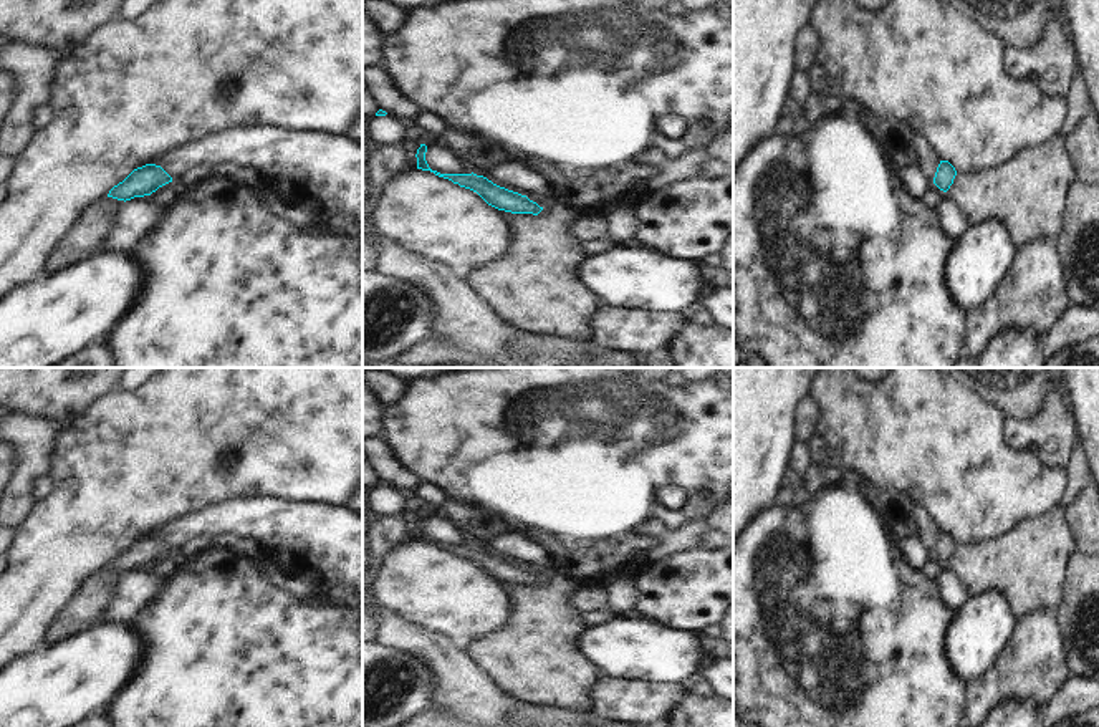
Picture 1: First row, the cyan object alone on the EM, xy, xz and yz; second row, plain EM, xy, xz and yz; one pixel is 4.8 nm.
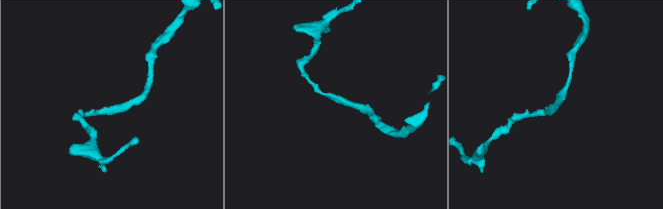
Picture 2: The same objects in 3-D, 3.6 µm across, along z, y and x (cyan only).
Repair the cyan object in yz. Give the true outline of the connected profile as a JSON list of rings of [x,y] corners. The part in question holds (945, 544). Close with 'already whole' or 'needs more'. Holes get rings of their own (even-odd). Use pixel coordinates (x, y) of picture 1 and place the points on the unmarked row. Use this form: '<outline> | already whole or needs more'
[[[940,532],[933,548],[933,555],[940,561],[947,563],[950,556],[953,555],[955,546],[957,546],[955,538],[948,532]]] | already whole

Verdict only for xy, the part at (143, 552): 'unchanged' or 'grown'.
unchanged

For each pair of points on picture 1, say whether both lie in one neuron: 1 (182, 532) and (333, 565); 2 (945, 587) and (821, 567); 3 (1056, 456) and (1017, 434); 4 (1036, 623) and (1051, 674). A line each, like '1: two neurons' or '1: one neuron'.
1: one neuron
2: two neurons
3: one neuron
4: one neuron

